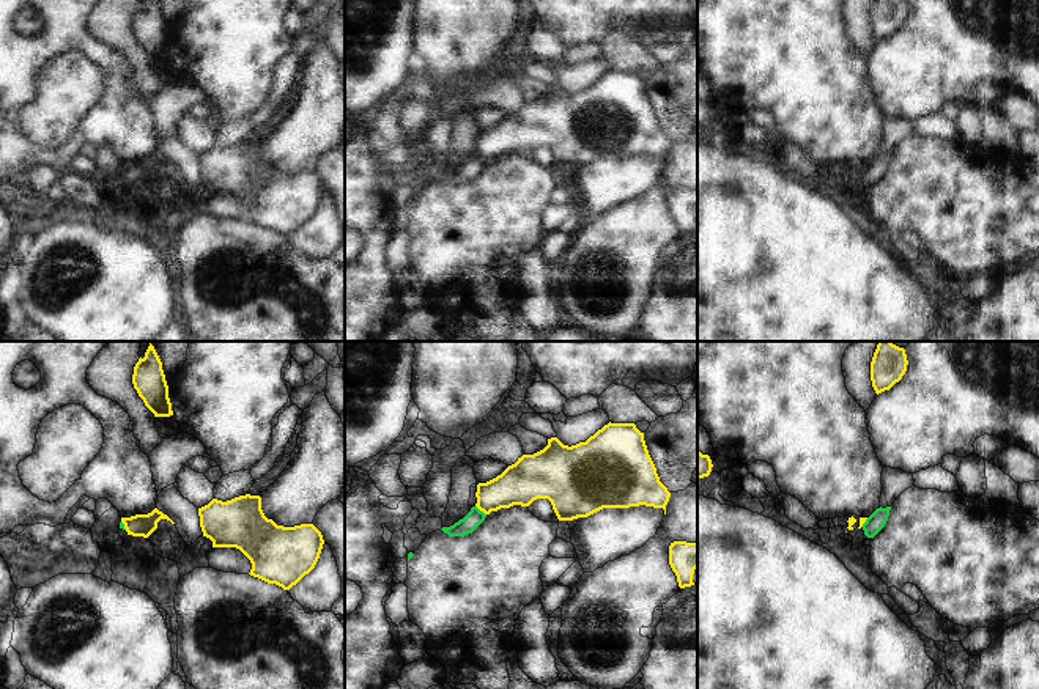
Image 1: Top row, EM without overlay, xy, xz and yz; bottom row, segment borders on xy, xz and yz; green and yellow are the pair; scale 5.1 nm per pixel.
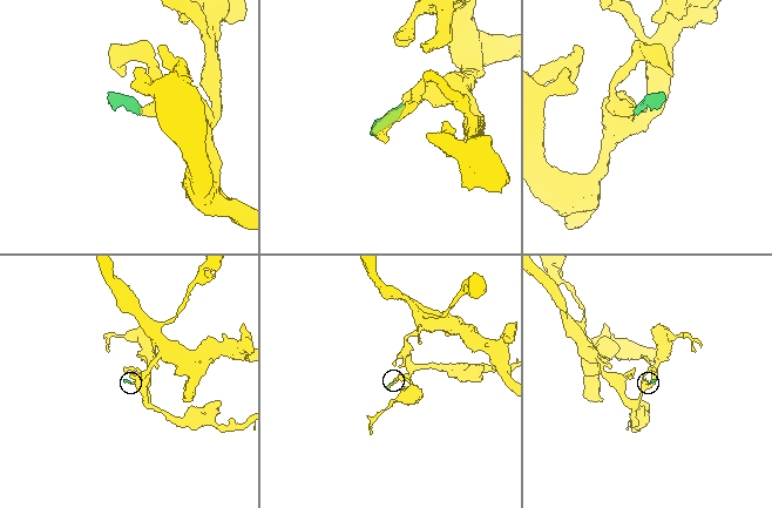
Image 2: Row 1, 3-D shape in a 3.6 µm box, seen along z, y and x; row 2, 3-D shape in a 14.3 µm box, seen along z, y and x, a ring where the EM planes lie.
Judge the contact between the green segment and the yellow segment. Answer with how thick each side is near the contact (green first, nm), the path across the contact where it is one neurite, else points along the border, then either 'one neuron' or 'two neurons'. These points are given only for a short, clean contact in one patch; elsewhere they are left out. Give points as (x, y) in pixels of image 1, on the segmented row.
calibres 90 and 220 nm; way xz (474, 518), (479, 510), (495, 494), (520, 483); one neuron

